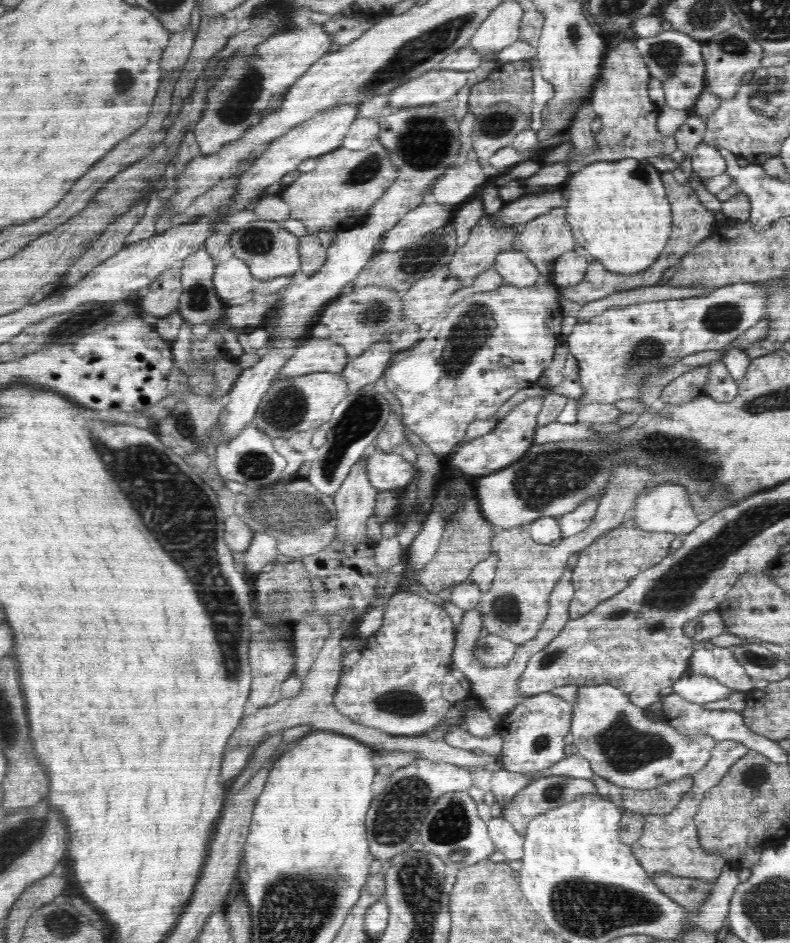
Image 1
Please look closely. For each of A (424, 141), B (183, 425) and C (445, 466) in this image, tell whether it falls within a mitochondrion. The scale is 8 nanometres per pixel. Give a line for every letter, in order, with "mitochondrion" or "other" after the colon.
A: mitochondrion
B: mitochondrion
C: other

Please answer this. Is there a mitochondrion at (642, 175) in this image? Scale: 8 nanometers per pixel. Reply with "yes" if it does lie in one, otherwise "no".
yes

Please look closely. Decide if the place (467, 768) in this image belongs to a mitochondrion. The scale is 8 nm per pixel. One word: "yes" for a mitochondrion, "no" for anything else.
no

